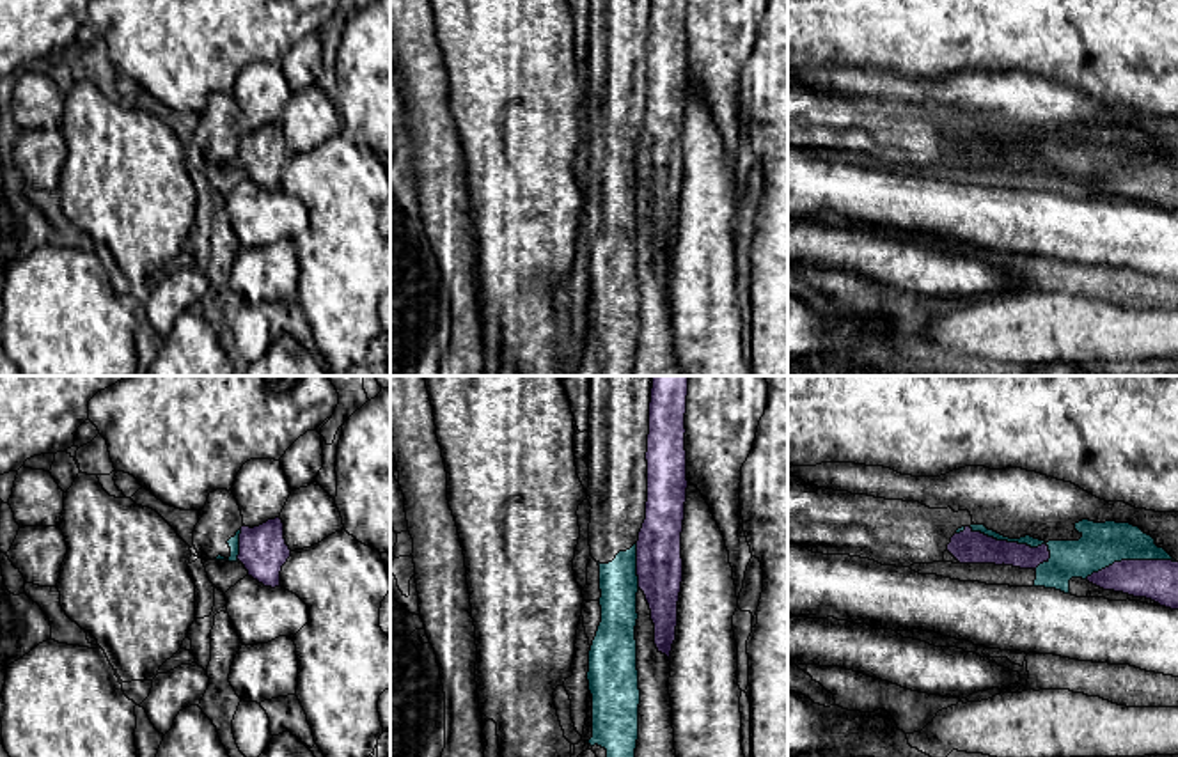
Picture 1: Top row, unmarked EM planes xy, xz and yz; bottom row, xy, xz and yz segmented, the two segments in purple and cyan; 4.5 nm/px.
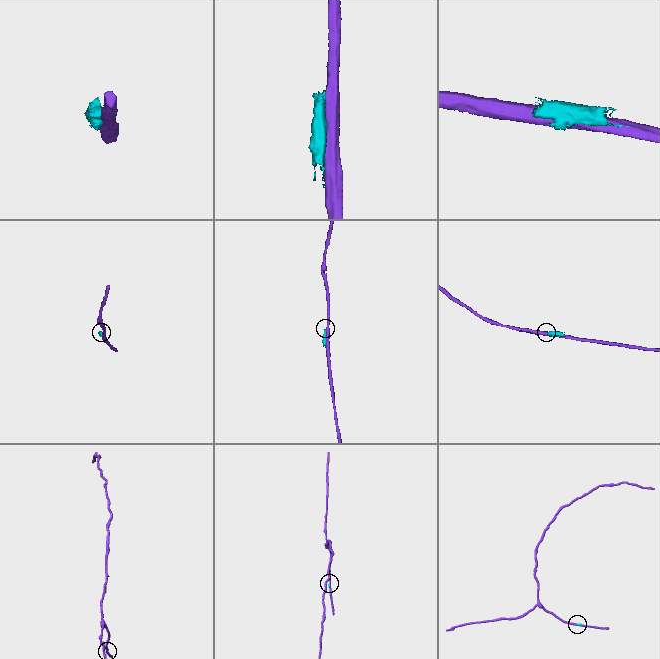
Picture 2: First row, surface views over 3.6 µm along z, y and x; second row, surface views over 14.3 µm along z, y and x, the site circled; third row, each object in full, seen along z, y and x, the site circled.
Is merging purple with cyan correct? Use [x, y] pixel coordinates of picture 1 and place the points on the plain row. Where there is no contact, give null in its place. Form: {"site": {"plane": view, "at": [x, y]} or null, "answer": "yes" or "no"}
{"site": {"plane": "yz", "at": [1013, 146]}, "answer": "no"}

